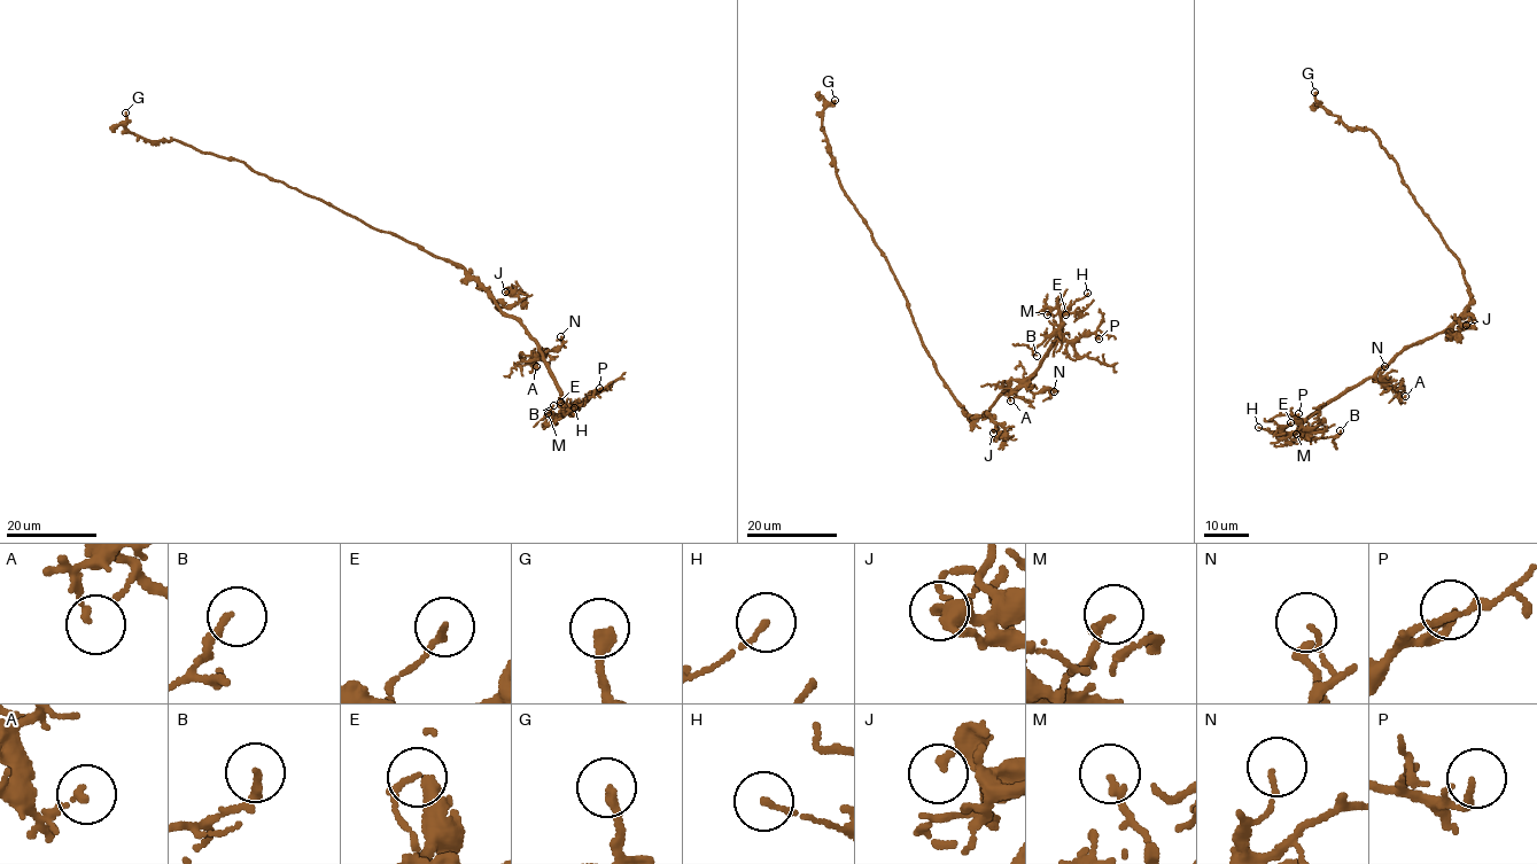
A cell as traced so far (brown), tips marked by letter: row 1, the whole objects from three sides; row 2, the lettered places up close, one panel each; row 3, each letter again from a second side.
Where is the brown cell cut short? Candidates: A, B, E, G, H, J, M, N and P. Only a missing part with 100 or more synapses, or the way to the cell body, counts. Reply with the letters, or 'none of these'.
none of these

